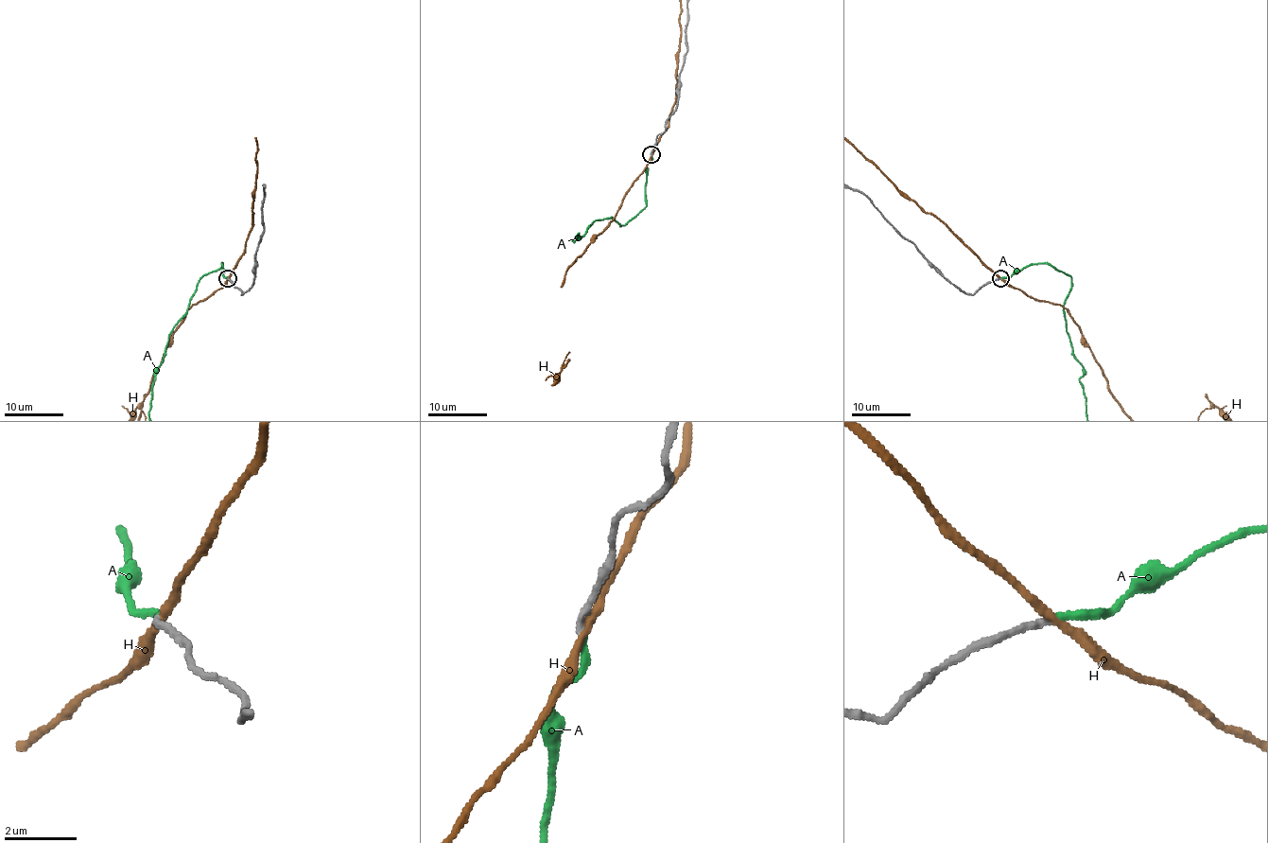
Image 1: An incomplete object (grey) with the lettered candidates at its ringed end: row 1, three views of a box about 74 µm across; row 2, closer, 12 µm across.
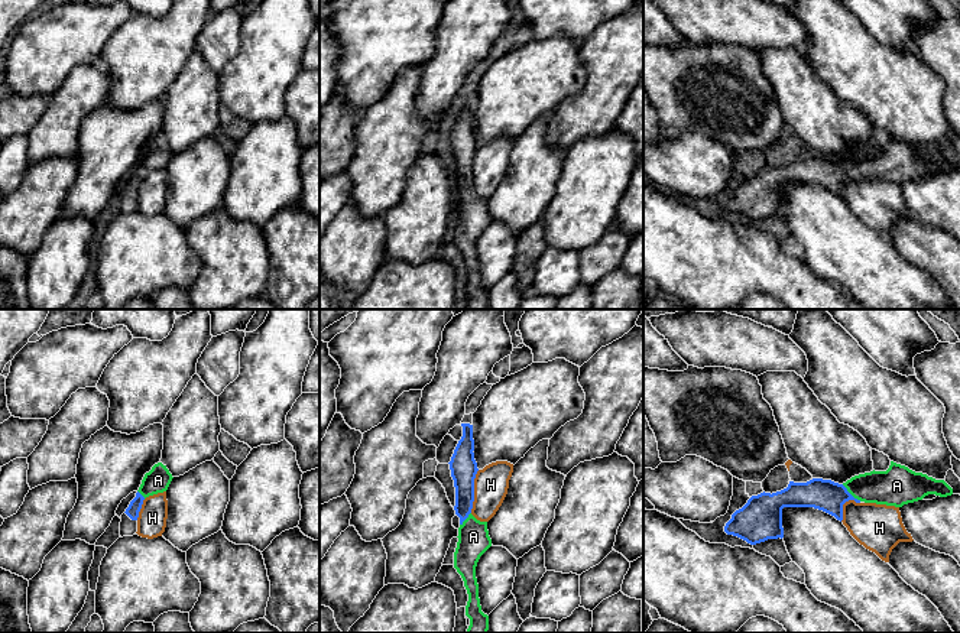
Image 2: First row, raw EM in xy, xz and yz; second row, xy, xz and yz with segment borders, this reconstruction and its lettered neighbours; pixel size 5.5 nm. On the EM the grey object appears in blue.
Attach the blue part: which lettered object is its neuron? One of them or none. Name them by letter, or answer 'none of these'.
A

